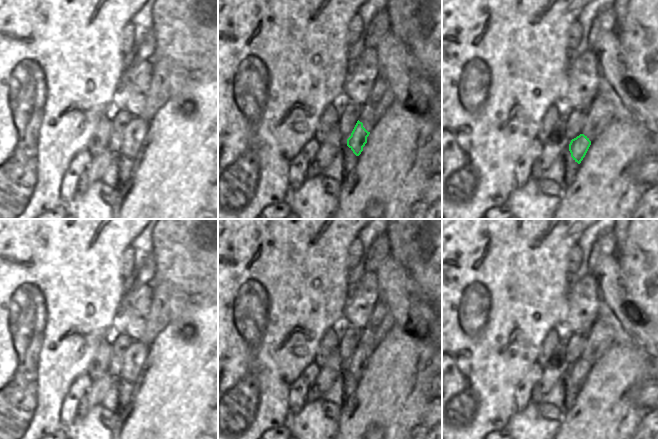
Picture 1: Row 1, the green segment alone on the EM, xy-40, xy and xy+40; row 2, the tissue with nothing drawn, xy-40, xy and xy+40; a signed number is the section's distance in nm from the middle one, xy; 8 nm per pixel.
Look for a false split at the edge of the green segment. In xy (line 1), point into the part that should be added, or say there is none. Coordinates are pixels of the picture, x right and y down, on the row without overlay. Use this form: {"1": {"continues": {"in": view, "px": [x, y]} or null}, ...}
{"1": {"continues": null}}

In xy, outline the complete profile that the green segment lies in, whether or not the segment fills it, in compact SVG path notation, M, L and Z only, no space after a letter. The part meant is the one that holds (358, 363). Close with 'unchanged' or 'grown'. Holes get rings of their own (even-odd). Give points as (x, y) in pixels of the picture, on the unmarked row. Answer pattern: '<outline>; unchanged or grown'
M358 344L351 360L347 363L347 370L356 380L359 380L363 375L363 371L367 367L367 361L369 358L370 356L363 351L363 347Z; unchanged

